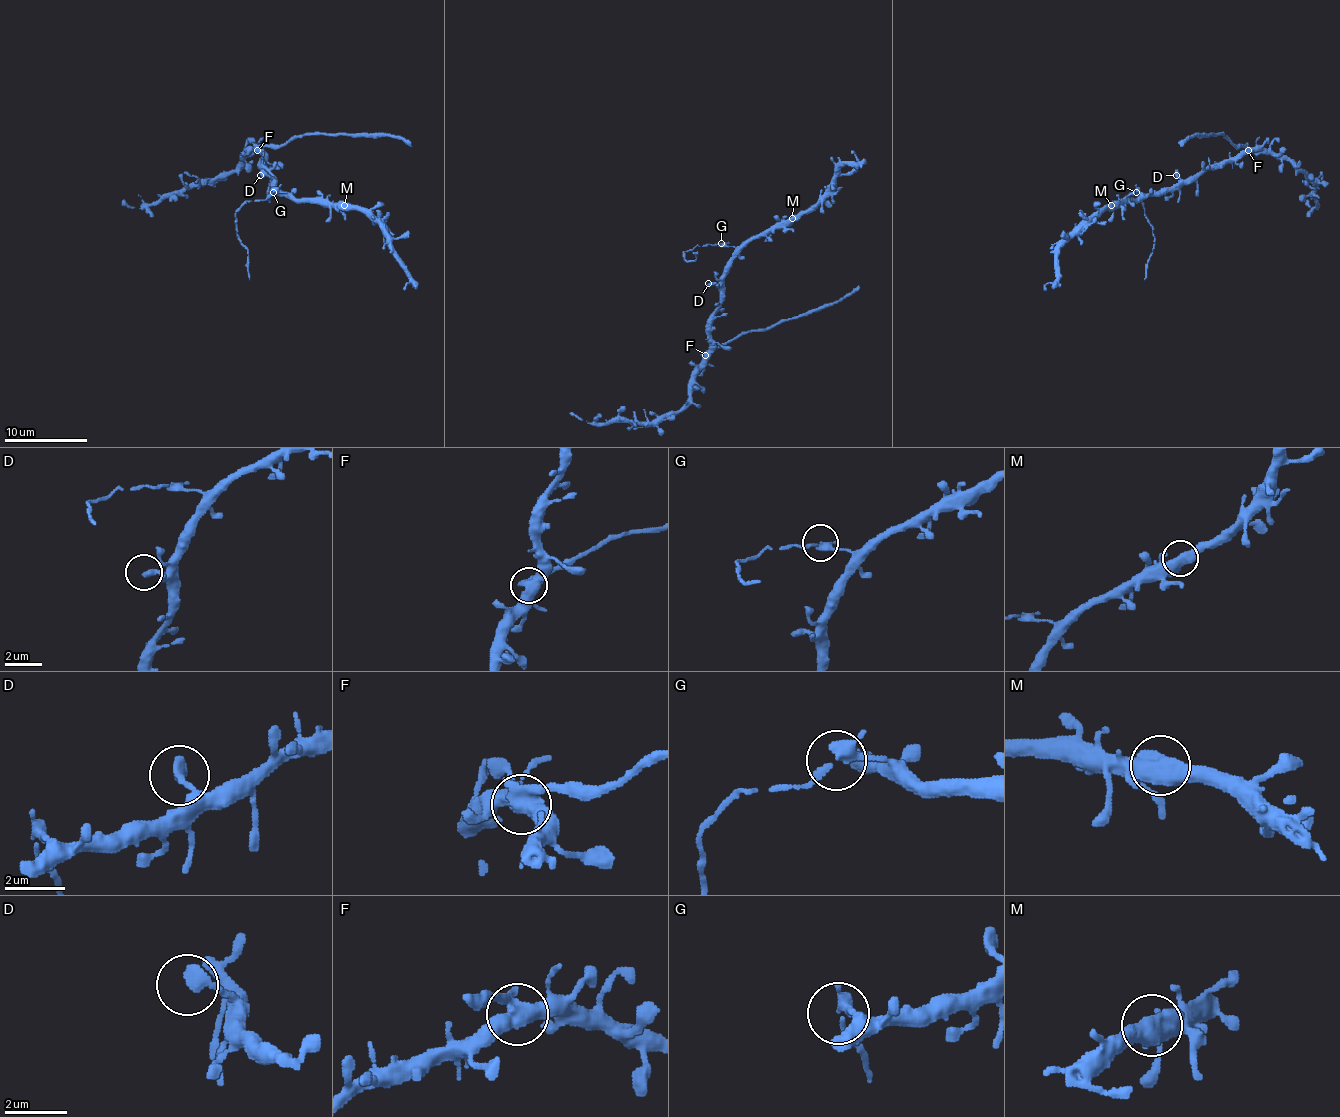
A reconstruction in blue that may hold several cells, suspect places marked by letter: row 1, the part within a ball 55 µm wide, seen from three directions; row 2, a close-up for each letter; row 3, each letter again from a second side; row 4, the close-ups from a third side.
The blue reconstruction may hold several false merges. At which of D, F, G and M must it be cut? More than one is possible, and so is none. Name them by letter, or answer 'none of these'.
F, G

